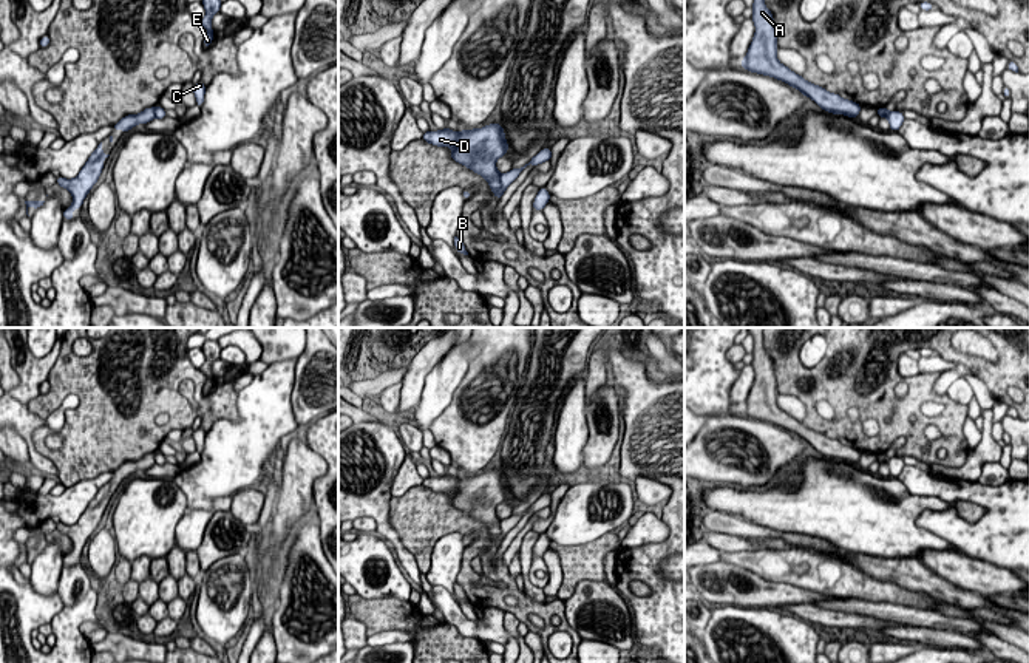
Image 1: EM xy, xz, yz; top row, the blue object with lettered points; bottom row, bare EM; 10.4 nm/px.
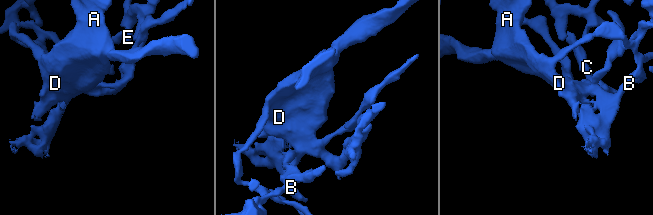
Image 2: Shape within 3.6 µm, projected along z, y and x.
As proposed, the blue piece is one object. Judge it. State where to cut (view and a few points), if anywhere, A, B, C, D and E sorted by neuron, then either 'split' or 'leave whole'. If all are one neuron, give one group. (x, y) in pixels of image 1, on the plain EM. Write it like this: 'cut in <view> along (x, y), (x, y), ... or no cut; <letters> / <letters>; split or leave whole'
cut in xz along (501, 520), (501, 530), (492, 535); A B D E / C; split

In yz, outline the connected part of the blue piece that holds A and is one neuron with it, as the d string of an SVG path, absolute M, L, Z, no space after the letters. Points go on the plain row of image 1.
M748 328L754 338L752 362L756 379L742 405L740 413L746 417L774 423L799 436L805 444L814 447L824 457L844 461L858 465L861 451L854 447L841 444L825 434L805 427L802 422L791 417L777 405L777 380L773 359L766 354L763 345L763 328Z

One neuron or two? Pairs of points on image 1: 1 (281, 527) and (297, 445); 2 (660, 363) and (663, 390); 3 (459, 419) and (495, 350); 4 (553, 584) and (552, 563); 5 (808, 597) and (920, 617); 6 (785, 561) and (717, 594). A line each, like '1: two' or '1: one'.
1: one
2: two
3: one
4: one
5: one
6: one

